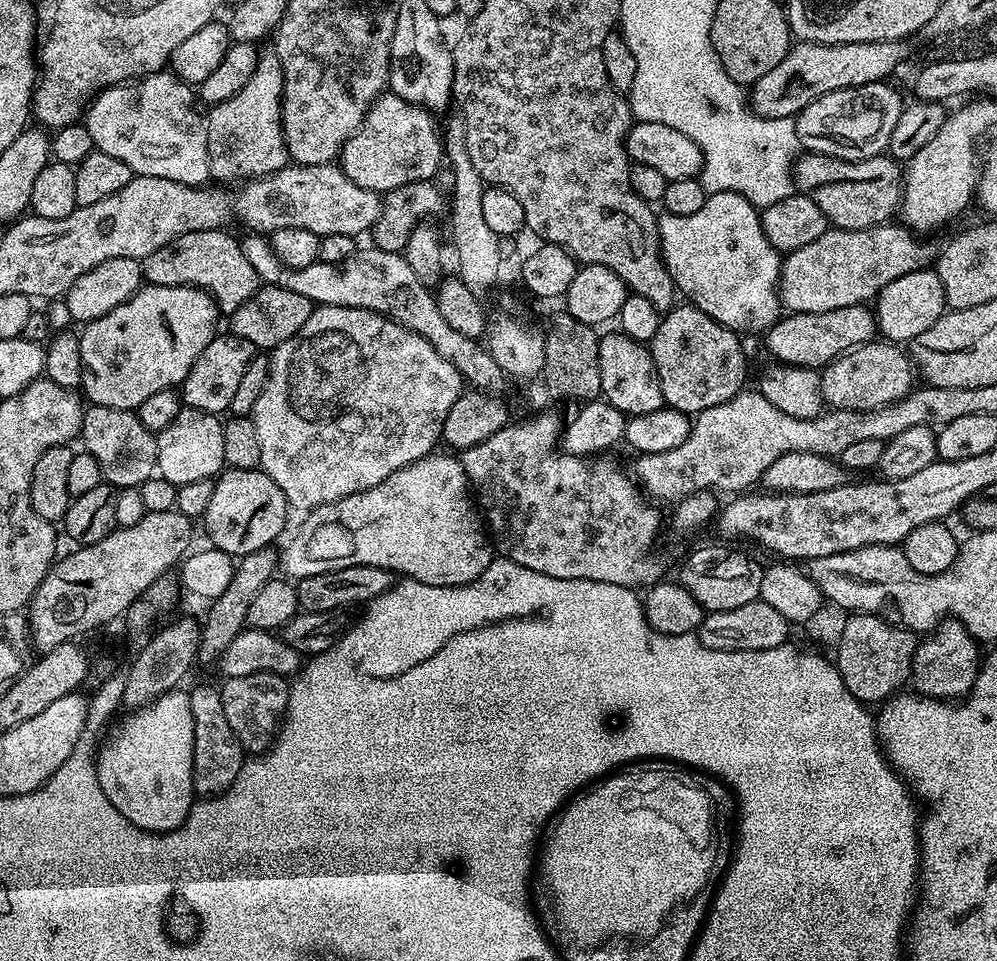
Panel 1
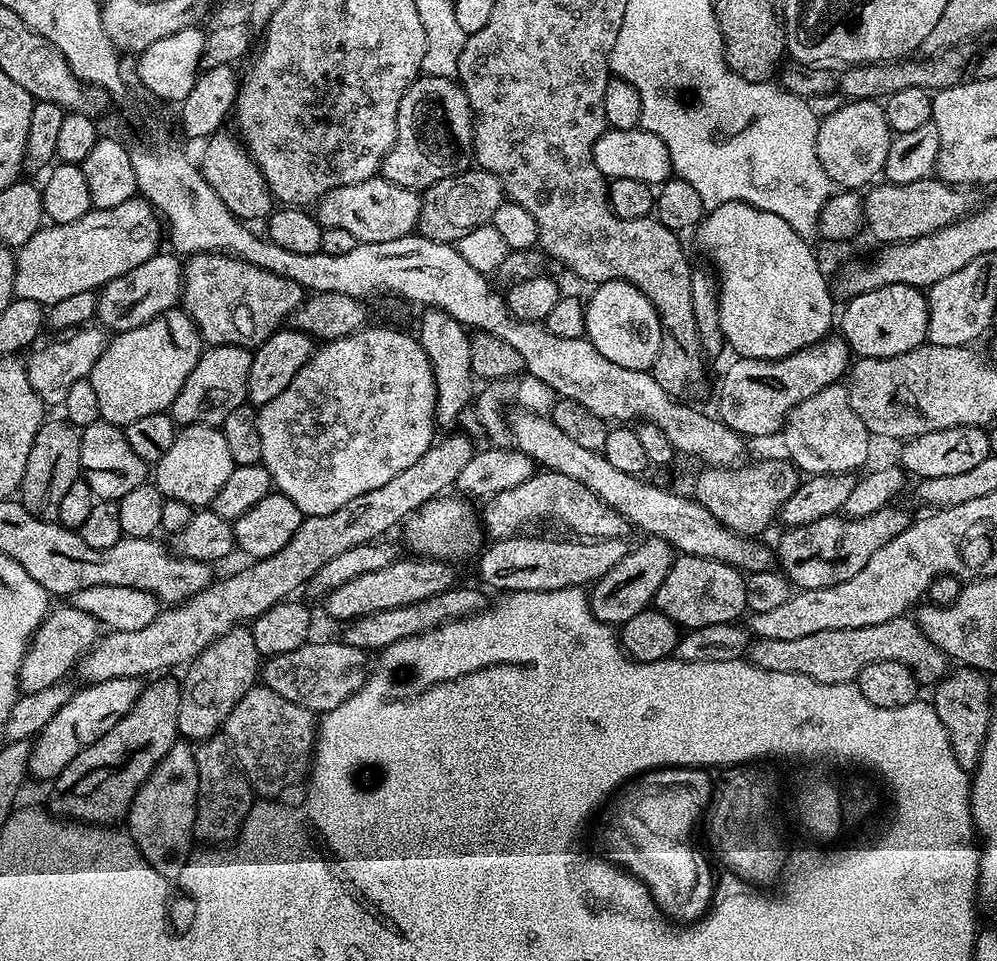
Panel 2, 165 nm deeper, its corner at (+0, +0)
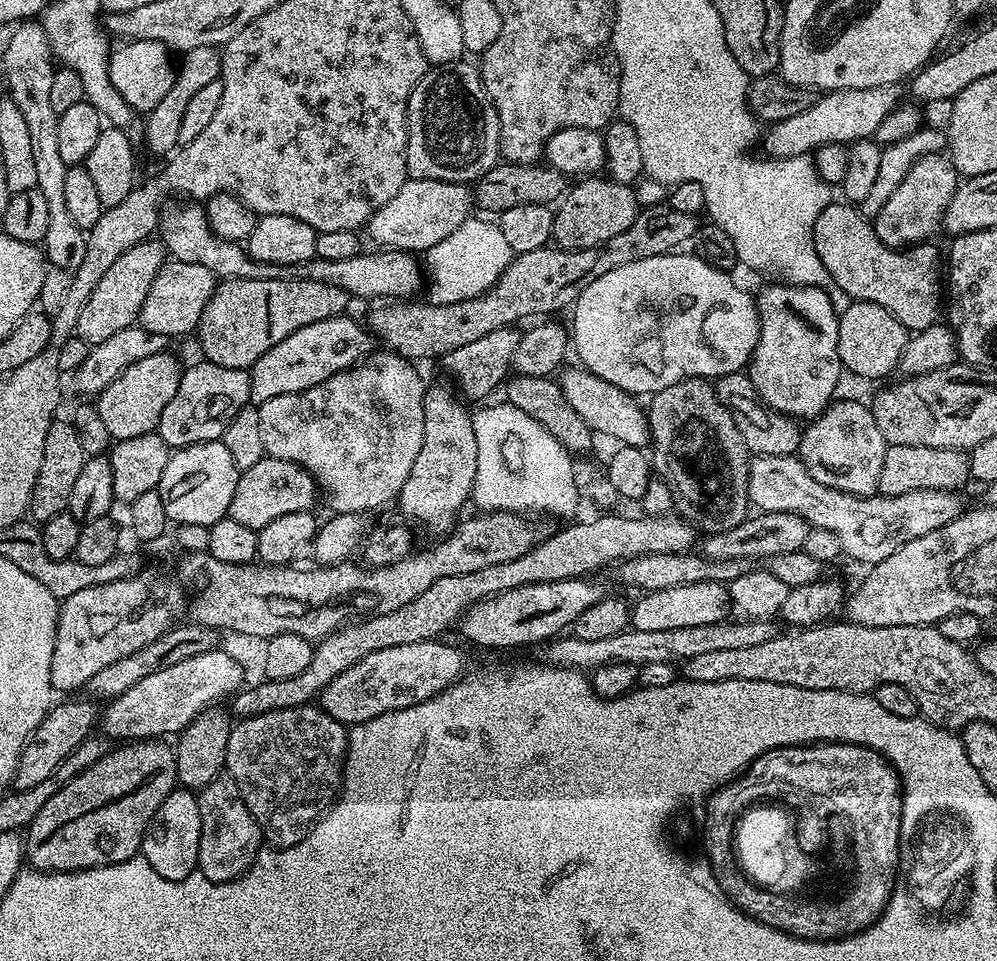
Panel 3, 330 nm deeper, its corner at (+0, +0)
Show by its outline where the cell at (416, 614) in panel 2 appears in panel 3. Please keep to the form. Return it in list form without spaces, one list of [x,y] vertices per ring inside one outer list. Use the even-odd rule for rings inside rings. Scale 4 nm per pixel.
[[[577,578],[559,580],[558,582],[538,582],[526,586],[514,586],[514,590],[506,590],[486,598],[482,602],[470,605],[458,621],[458,629],[472,644],[480,648],[520,648],[523,644],[543,645],[545,642],[559,637],[565,630],[571,629],[573,622],[582,614],[582,610],[590,610],[598,601],[604,599],[606,589],[596,578]]]

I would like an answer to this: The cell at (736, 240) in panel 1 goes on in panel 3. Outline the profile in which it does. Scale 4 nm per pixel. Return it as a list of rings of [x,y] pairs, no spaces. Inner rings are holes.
[[[780,282],[773,284],[776,284],[773,288],[758,292],[760,340],[748,361],[746,375],[752,380],[757,397],[773,412],[781,412],[797,422],[811,422],[822,415],[837,395],[836,387],[842,377],[842,365],[838,358],[840,321],[830,298],[822,289],[785,286]]]

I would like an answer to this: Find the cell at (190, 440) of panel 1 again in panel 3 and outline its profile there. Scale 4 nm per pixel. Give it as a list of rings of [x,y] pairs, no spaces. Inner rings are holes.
[[[223,439],[202,442],[194,446],[175,449],[166,462],[166,470],[162,470],[159,494],[162,506],[166,506],[166,514],[173,525],[193,524],[209,528],[223,516],[228,515],[230,498],[234,498],[234,486],[238,486],[241,469],[237,468],[234,458],[230,458],[230,450],[226,450]]]

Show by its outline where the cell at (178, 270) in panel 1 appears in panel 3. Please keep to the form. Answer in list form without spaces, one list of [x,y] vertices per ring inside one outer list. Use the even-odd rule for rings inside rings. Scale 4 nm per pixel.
[[[224,278],[217,283],[212,297],[206,302],[205,309],[202,310],[202,318],[198,322],[194,336],[195,339],[200,341],[200,349],[203,350],[204,360],[207,363],[248,370],[251,369],[254,362],[258,362],[258,358],[262,358],[262,354],[266,354],[266,350],[270,350],[270,346],[278,346],[278,342],[282,342],[282,338],[290,338],[290,334],[294,334],[294,330],[302,330],[302,326],[310,326],[310,322],[322,322],[326,318],[345,315],[349,311],[348,303],[350,303],[350,297],[347,292],[343,292],[338,286],[330,286],[326,282],[314,282],[313,280],[302,280],[299,278],[285,278],[282,280],[233,280]]]

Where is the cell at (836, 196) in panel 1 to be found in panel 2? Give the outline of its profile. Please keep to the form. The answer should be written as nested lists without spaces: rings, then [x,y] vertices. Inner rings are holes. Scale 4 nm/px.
[[[929,178],[905,184],[889,184],[876,182],[867,189],[864,196],[864,219],[867,231],[880,240],[881,245],[901,244],[914,238],[922,238],[926,234],[934,234],[934,230],[942,230],[942,226],[950,226],[954,221],[967,216],[978,204],[975,191],[965,191],[963,187],[945,184],[939,178]]]

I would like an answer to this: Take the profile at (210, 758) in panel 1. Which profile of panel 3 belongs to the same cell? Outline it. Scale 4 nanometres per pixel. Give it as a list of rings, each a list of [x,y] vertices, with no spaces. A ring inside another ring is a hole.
[[[230,775],[216,776],[208,785],[199,789],[198,799],[202,814],[202,838],[198,842],[196,867],[207,880],[235,880],[248,869],[262,847],[262,833],[258,822],[254,822],[234,778]]]

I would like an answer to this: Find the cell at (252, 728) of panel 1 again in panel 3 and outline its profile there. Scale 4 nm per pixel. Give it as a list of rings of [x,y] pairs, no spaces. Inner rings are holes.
[[[319,706],[270,710],[266,714],[237,719],[229,730],[224,767],[234,778],[263,839],[273,848],[289,848],[299,842],[318,817],[332,807],[340,794],[344,778],[344,759],[348,757],[349,729],[339,724]]]

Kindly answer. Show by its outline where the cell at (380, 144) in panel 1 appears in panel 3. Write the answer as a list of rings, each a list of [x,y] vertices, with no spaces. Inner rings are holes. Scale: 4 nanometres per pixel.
[[[461,58],[448,64],[429,67],[410,94],[406,166],[411,179],[445,180],[451,184],[475,182],[501,159],[498,114],[486,94],[484,83],[480,81],[479,67],[475,63],[467,64],[466,61],[467,59]]]

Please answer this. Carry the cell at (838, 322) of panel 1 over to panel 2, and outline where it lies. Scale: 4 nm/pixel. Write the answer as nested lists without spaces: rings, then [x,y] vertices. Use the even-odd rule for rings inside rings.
[[[829,334],[817,344],[798,350],[781,360],[755,360],[754,358],[736,358],[733,364],[724,372],[720,380],[720,412],[719,419],[724,421],[745,438],[751,436],[772,436],[781,431],[790,410],[798,406],[798,402],[806,402],[818,390],[826,390],[826,386],[843,381],[850,368],[850,349],[843,335]]]

